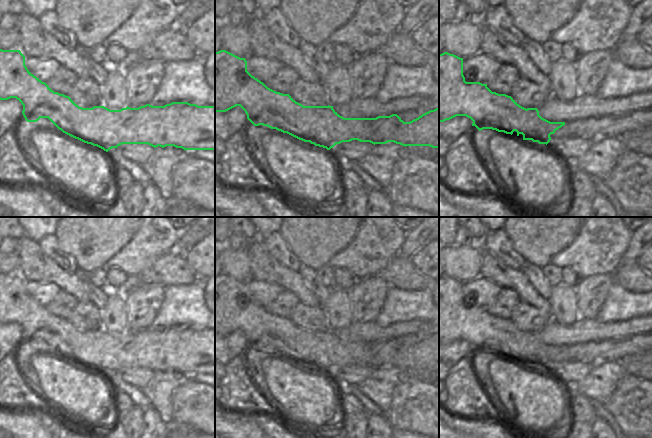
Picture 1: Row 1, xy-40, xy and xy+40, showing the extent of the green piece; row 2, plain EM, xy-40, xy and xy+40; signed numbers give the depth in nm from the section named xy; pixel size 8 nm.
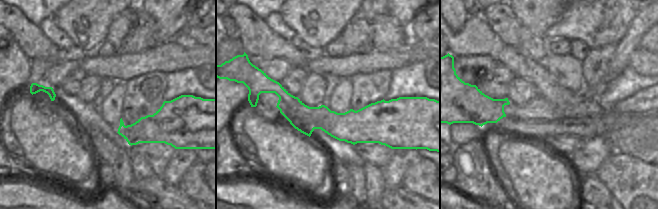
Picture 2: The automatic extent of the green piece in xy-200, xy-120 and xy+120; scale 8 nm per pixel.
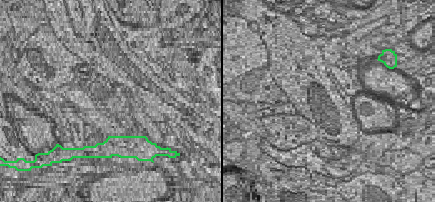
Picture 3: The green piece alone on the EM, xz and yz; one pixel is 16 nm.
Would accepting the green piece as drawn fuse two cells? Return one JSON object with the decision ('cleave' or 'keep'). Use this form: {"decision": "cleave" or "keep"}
{"decision": "keep"}

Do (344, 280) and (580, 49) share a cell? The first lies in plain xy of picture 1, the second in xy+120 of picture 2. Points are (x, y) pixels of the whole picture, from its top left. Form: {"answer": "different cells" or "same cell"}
{"answer": "same cell"}

